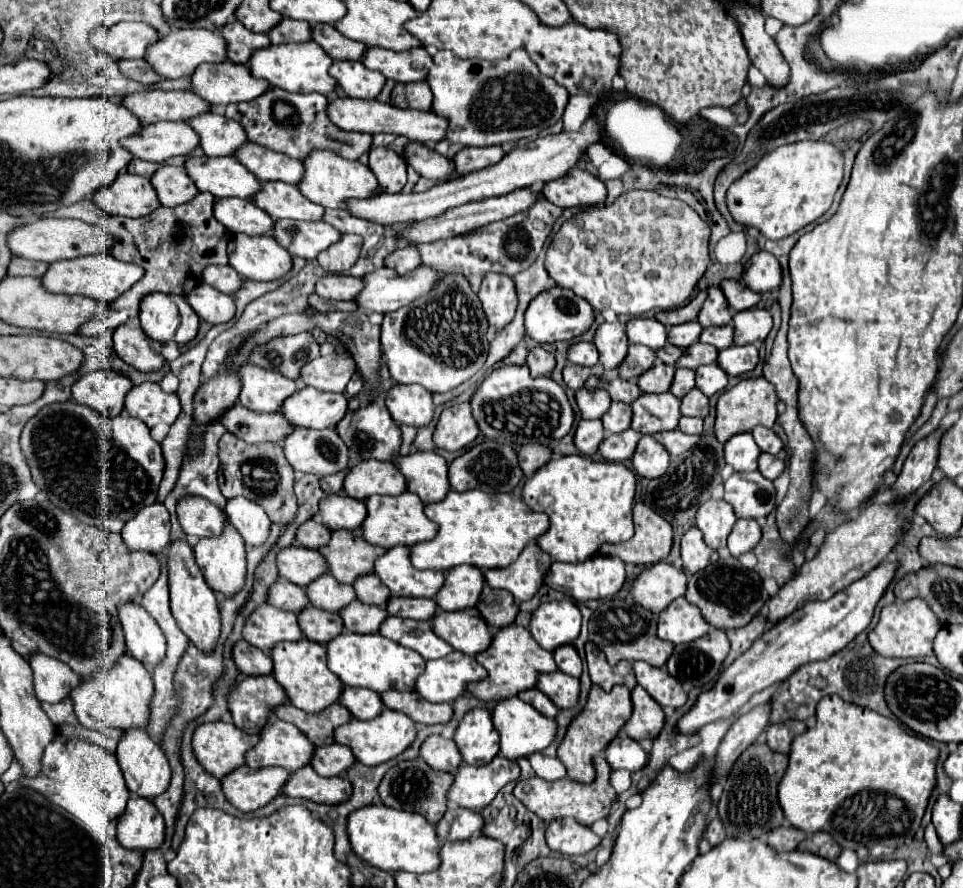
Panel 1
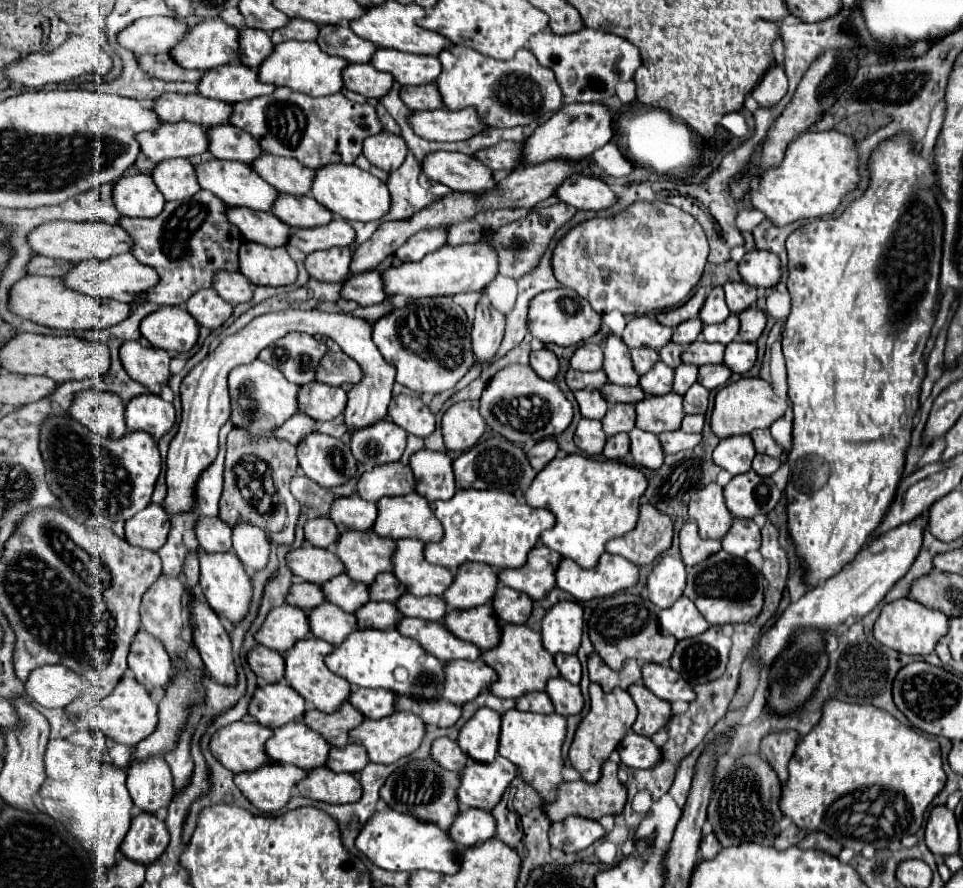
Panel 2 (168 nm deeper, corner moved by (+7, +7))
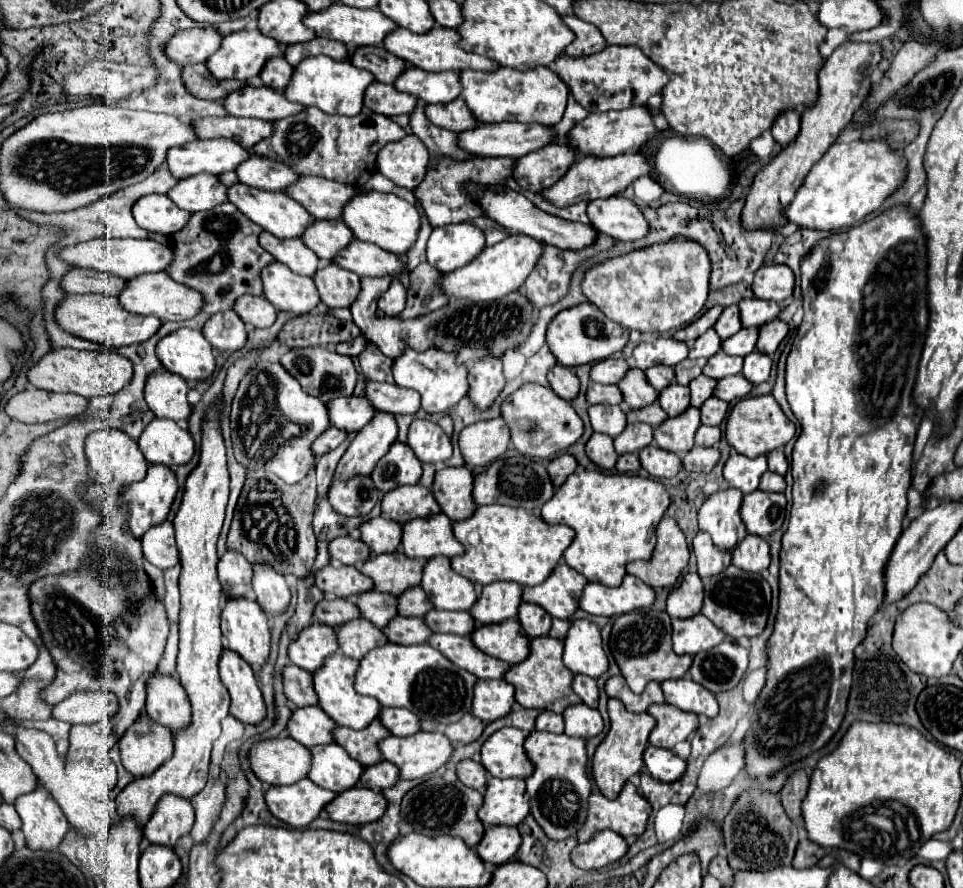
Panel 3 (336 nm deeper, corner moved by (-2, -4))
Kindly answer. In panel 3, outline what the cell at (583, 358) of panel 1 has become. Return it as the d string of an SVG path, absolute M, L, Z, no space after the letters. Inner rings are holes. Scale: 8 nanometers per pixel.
M607 358L607 360L599 360L591 366L591 374L589 378L593 382L599 382L599 384L617 384L625 372L627 372L627 366L629 362L623 360L623 358Z

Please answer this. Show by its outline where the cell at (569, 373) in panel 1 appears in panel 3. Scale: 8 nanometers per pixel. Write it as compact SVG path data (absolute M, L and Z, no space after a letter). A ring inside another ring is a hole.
M597 382L589 384L585 396L589 404L621 404L623 402L621 390L617 386L605 386Z

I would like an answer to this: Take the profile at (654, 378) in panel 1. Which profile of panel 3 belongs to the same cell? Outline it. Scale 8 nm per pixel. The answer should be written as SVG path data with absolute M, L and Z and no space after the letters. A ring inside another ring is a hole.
M673 382L659 392L657 402L669 416L677 416L677 414L685 412L689 406L689 388Z

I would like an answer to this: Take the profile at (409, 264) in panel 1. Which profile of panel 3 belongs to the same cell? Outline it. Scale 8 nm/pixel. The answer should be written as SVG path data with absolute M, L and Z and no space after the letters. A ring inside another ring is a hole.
M447 224L435 228L427 242L427 262L439 272L451 272L469 264L479 250L483 250L485 236L471 224Z

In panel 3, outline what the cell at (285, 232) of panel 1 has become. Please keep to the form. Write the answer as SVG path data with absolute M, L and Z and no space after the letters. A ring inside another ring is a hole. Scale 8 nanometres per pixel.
M355 238L333 258L333 262L341 268L355 272L357 276L391 274L393 278L397 278L401 272L401 262L395 254L383 252L383 248L375 248L375 244L363 244Z

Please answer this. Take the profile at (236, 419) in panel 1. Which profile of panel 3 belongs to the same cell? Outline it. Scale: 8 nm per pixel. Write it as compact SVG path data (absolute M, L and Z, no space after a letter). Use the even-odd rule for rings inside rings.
M331 426L331 428L327 428L327 430L311 444L311 450L315 452L315 456L321 456L321 454L337 448L337 446L345 440L345 436L347 436L347 432Z

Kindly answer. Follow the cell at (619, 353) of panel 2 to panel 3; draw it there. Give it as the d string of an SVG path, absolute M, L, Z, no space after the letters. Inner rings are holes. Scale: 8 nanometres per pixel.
M629 368L623 380L617 384L623 392L623 400L629 408L643 408L647 404L653 404L657 400L657 390L647 382L645 372L639 368Z

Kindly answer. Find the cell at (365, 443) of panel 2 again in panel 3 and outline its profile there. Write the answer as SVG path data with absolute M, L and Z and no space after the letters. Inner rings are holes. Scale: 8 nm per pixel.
M395 440L389 448L389 452L375 464L371 472L371 480L375 486L383 492L389 492L391 488L403 486L403 484L417 484L421 478L421 462L411 452L409 444Z

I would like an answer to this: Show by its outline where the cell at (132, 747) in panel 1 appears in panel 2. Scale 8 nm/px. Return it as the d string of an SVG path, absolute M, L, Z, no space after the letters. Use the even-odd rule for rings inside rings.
M150 757L128 767L128 791L138 811L156 815L160 807L168 807L174 799L172 773L164 759Z

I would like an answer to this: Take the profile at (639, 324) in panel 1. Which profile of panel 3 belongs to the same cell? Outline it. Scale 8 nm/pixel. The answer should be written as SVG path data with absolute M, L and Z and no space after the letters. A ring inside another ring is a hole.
M653 338L653 340L641 342L633 350L633 358L635 358L633 364L641 370L647 370L655 364L675 366L677 362L687 358L687 352L689 348L685 342L679 342L673 338Z

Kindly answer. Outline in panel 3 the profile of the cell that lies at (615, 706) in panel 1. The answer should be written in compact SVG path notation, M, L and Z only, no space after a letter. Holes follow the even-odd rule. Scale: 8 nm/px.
M609 698L607 702L607 712L611 718L611 728L607 732L607 736L603 738L603 742L595 748L593 754L593 780L599 788L599 792L605 798L615 798L617 792L623 788L623 784L627 782L627 778L631 774L639 774L643 770L643 750L647 746L647 738L651 728L655 726L655 720L643 712L643 714L635 714L623 708L623 704L615 698Z

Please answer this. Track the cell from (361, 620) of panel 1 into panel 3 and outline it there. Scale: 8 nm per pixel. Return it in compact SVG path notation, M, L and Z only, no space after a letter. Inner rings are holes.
M395 616L391 622L383 628L383 634L393 644L423 644L427 642L427 636L431 636L431 630L427 624L423 624L423 618L403 618Z

